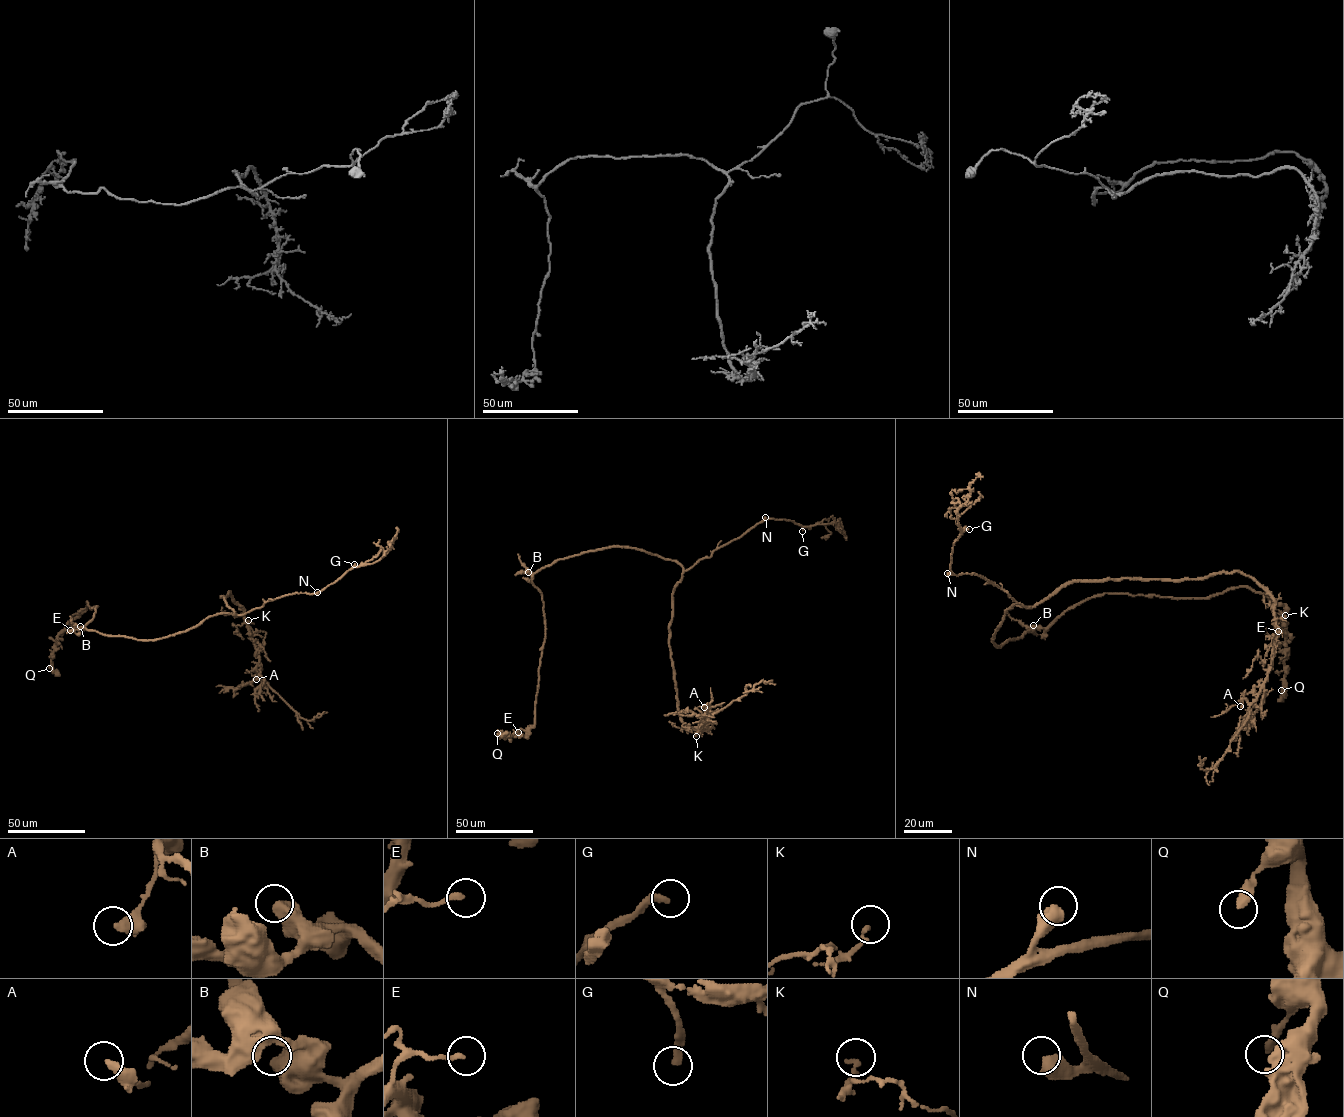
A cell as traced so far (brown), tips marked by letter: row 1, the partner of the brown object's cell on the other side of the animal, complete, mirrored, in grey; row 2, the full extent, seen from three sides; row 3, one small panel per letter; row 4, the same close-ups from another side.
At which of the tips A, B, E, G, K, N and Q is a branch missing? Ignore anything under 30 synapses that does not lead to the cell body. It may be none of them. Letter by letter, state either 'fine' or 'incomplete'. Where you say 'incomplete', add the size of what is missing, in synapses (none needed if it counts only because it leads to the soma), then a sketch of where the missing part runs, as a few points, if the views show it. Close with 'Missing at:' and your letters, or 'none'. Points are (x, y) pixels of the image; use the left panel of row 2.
A: fine
B: fine
E: fine
G: incomplete; 100 synapses; course (354, 564), (353, 548), (371, 538), (396, 534), (395, 526), (400, 529)
K: fine
N: incomplete; course (317, 592), (329, 585), (334, 587), (333, 590)
Q: fine
Missing at: G, N

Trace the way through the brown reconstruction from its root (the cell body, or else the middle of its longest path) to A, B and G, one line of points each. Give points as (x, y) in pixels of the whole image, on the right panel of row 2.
A: (1004, 617), (1013, 604), (1034, 607), (1070, 582), (1241, 572), (1275, 602), (1276, 644), (1260, 693), (1240, 706)
B: (1004, 617), (994, 634), (993, 642), (997, 646), (1031, 631), (1034, 628), (1033, 625)
G: (1004, 617), (1013, 604), (1030, 607), (1017, 603), (982, 576), (954, 575), (950, 570), (953, 544), (969, 529)

